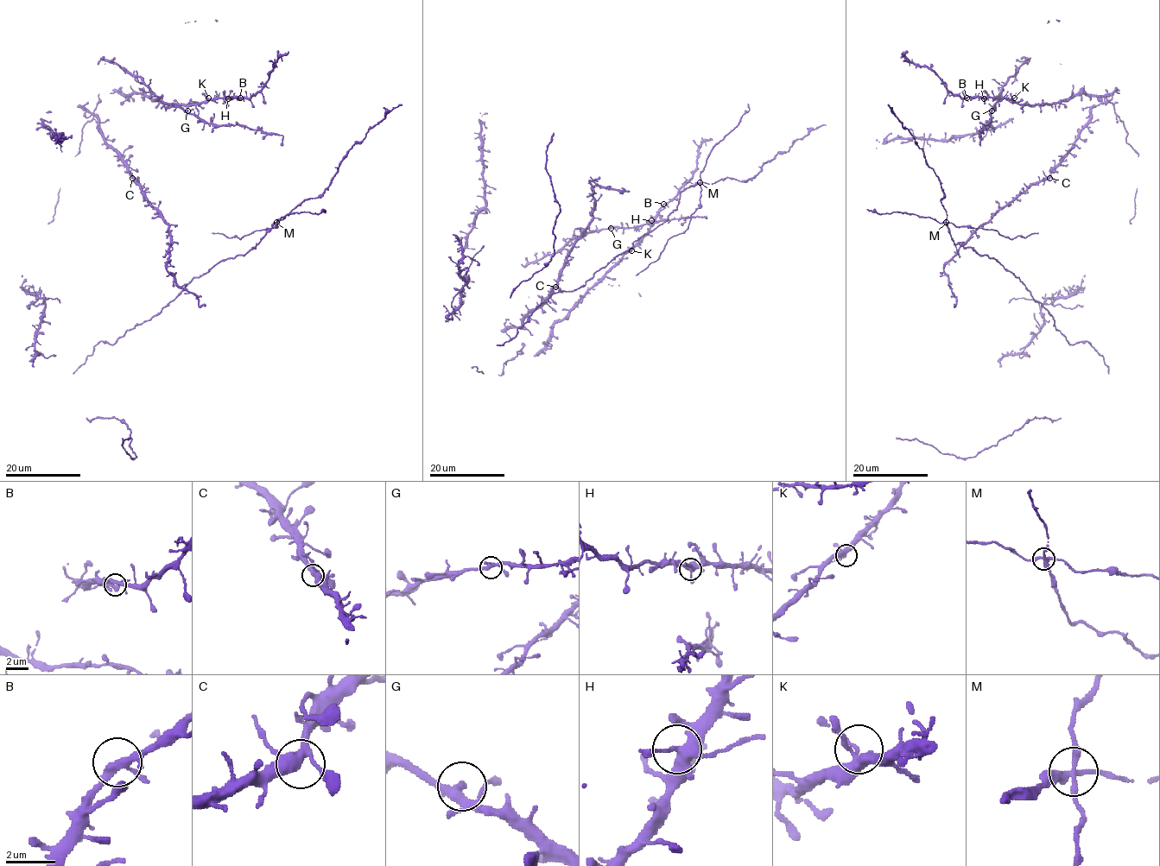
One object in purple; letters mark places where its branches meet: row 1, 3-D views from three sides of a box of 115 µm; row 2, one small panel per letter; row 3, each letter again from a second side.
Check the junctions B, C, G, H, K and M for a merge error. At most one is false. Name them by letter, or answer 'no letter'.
M

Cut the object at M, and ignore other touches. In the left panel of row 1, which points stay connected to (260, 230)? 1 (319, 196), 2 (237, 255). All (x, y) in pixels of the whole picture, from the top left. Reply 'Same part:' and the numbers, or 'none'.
Same part: none

